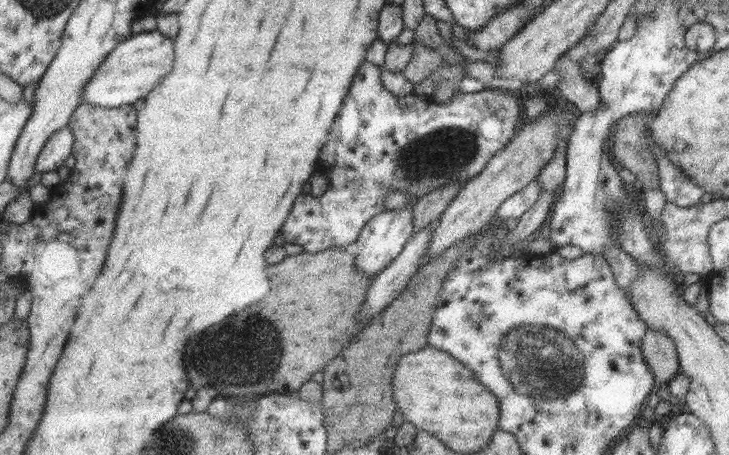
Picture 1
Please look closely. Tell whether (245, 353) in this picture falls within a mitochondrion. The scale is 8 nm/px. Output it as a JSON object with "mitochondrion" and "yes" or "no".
{"mitochondrion":"yes"}

